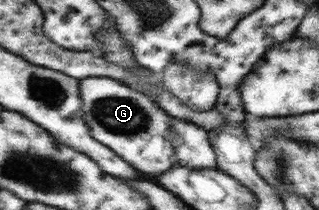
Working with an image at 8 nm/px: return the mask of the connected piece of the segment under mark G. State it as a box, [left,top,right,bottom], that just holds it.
[80,77,179,175]

